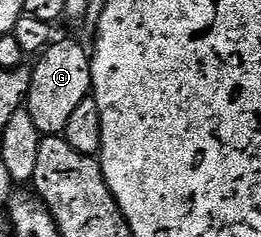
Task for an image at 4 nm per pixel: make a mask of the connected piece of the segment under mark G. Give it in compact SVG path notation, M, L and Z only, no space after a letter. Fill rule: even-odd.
M54 40L46 50L41 51L36 62L37 67L32 67L29 80L27 99L29 115L31 120L35 120L35 128L39 128L41 135L64 135L71 112L85 98L90 97L93 88L93 77L91 76L93 64L90 51L86 47L84 50L77 42Z

